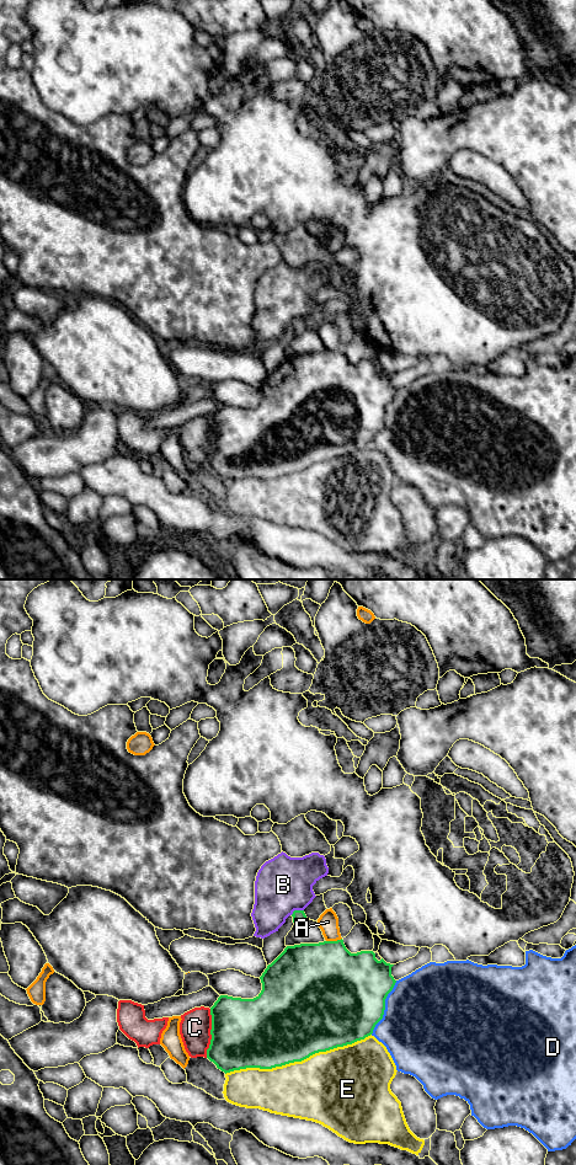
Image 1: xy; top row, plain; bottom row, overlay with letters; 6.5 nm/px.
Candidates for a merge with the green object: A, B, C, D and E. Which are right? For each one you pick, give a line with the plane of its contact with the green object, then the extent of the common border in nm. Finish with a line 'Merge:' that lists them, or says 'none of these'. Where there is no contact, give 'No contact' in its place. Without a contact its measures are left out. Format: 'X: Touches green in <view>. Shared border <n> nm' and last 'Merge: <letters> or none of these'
Merge: none of these

